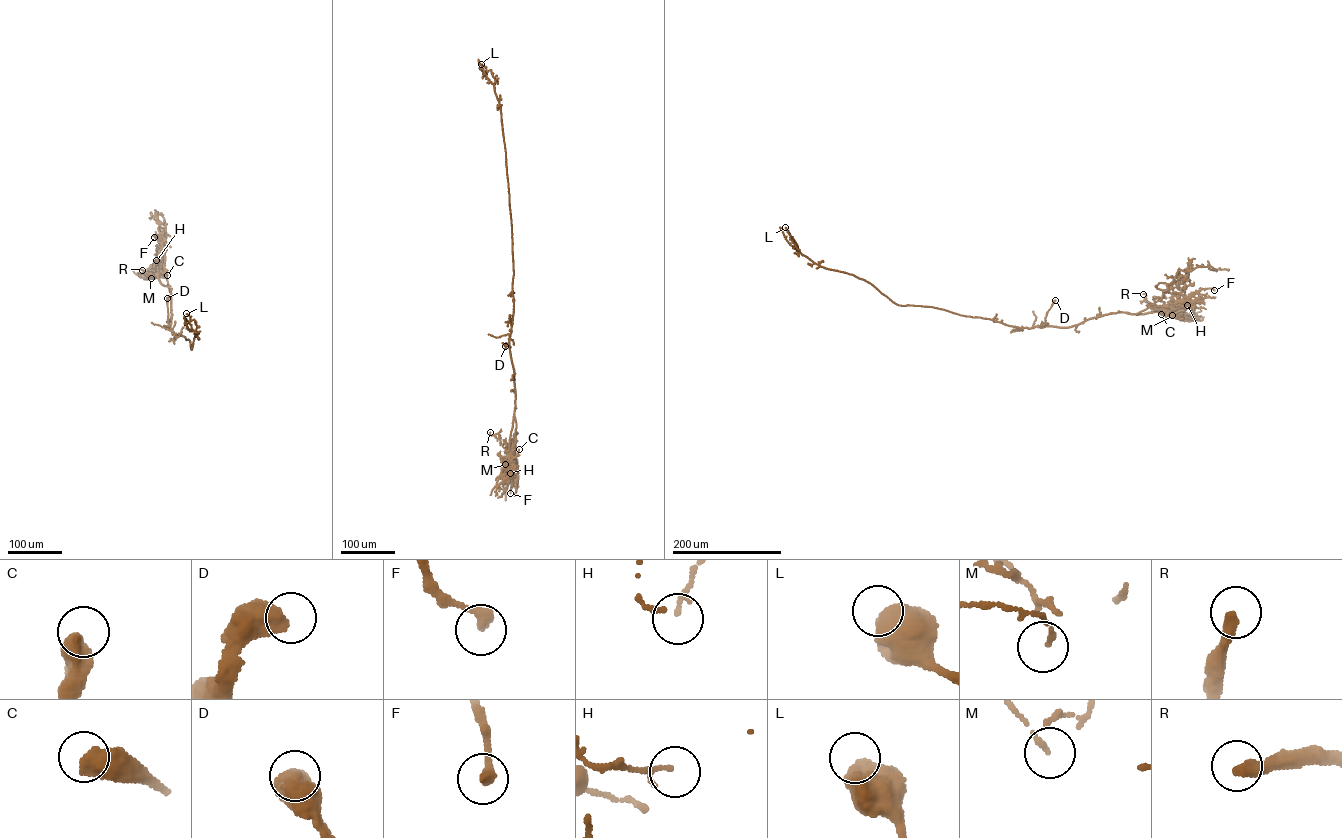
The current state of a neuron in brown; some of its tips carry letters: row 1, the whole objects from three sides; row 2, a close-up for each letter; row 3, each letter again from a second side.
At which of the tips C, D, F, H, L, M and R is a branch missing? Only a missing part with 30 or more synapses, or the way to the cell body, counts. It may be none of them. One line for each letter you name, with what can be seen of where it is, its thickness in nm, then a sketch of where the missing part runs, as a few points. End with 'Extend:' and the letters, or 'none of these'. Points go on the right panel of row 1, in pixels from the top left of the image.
R: place (1143, 294); calibre 320 nm
Extend: R

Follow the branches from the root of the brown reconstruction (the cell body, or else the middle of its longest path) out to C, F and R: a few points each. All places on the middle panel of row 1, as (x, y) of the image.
C: (513, 307), (509, 346), (515, 394), (515, 458), (519, 449)
F: (513, 307), (509, 346), (515, 399), (509, 453), (515, 470), (510, 493)
R: (513, 307), (509, 346), (515, 399), (508, 453), (499, 434), (490, 435), (490, 432)

